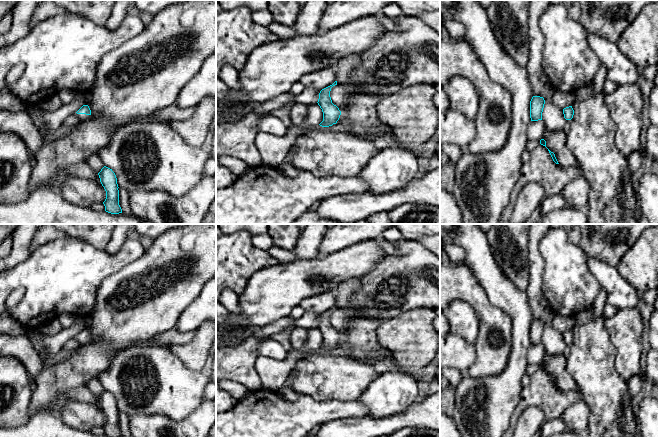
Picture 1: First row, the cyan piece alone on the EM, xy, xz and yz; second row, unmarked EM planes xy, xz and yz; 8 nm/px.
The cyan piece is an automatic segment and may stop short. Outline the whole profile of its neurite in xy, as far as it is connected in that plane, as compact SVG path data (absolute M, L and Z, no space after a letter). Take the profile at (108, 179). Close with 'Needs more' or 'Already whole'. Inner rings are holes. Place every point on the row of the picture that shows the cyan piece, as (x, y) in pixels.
M104 166L98 175L106 191L106 199L103 202L105 211L111 214L122 213L122 209L119 205L119 187L115 173L112 169Z. Already whole

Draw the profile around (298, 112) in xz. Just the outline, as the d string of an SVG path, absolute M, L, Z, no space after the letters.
M294 103L290 109L290 120L292 125L300 126L306 119L309 105Z

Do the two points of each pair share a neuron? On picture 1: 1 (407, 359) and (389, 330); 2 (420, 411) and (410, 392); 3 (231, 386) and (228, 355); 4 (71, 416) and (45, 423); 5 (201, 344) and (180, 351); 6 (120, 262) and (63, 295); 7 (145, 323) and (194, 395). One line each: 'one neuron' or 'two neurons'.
1: one neuron
2: two neurons
3: two neurons
4: two neurons
5: one neuron
6: one neuron
7: two neurons

